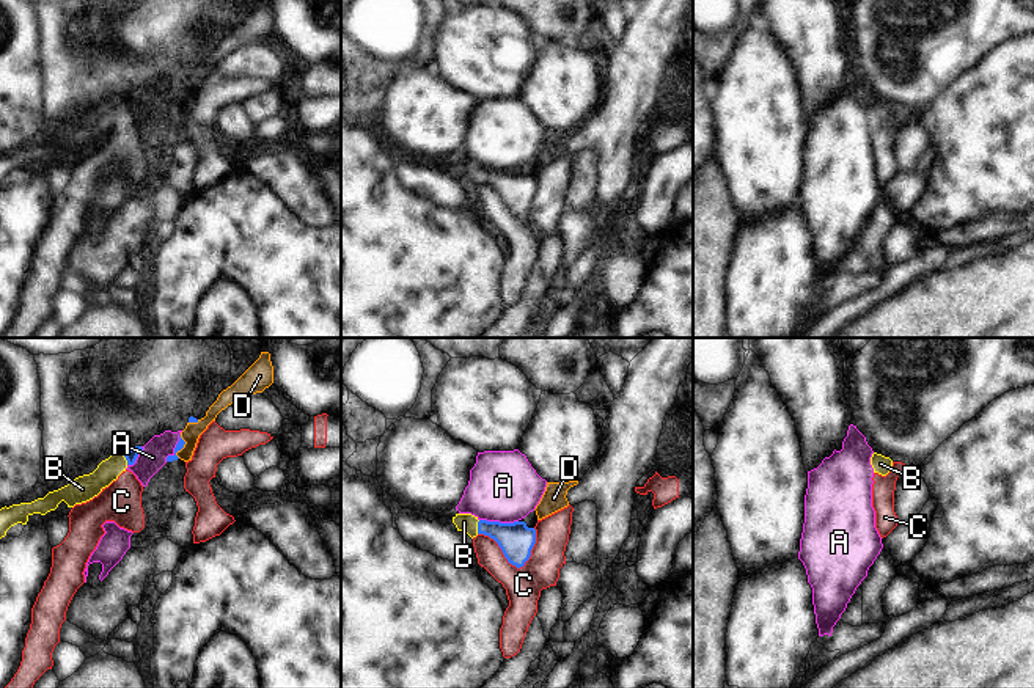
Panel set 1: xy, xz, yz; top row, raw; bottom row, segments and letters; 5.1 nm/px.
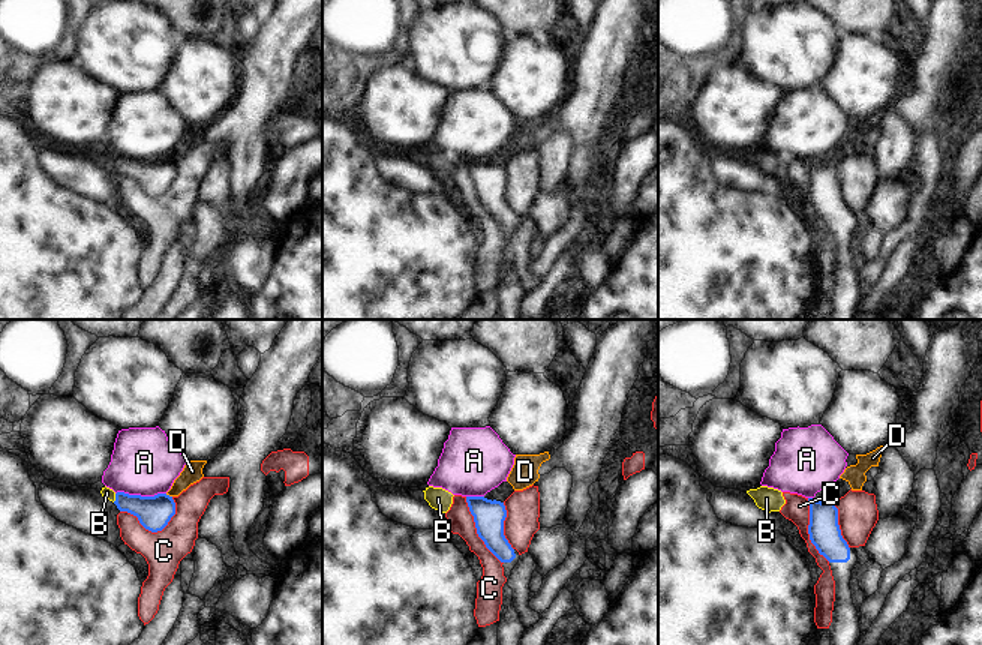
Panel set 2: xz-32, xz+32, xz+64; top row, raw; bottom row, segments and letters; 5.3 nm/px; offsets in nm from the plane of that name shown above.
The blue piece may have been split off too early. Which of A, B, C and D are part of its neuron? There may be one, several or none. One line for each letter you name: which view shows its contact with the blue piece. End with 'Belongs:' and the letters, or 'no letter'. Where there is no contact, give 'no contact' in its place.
B: xz
D: xy
Belongs: B, D

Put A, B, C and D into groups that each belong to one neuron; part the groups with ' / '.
A / B D / C

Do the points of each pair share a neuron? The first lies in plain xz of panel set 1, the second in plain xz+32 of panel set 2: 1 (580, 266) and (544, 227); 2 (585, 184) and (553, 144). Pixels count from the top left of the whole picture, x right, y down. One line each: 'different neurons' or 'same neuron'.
1: different neurons
2: same neuron

